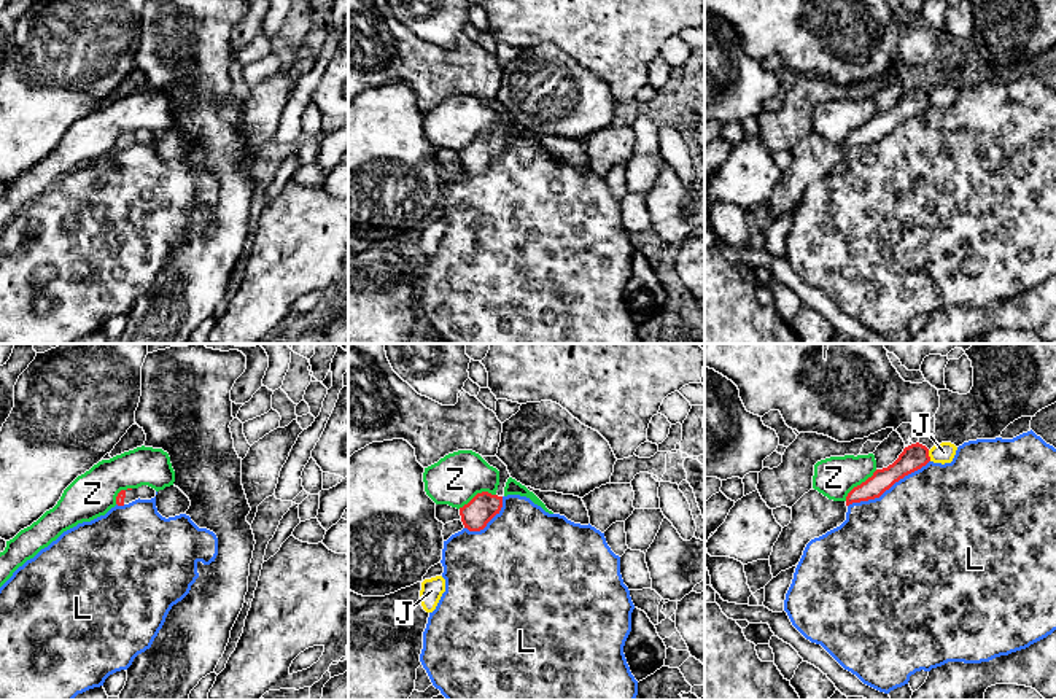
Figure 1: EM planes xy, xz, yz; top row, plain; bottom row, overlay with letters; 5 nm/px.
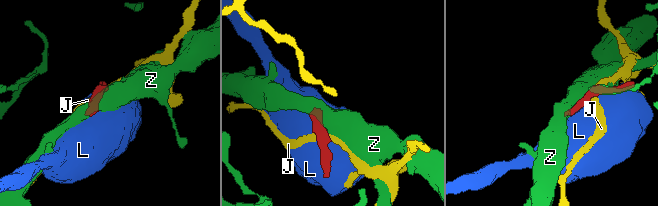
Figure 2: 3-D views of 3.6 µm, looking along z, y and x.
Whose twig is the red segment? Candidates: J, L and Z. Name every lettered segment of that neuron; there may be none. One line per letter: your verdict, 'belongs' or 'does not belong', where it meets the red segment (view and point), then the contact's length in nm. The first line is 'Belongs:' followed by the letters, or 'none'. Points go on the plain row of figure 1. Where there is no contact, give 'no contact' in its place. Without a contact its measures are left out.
Belongs: none
J: does not belong; contact yz (927, 99); length 60 nm
L: does not belong; contact yz (888, 132); length 480 nm
Z: does not belong; contact yz (861, 128); length 220 nm

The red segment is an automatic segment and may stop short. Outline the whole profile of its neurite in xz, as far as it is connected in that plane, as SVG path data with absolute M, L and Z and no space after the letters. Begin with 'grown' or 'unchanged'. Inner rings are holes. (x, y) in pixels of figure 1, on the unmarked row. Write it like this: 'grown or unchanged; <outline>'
grown; M482 100L490 110L499 115L499 129L495 138L488 135L477 137L468 148L460 151L460 159L464 172L480 175L487 167L499 158L503 151L504 130L511 121L507 110L495 100Z

